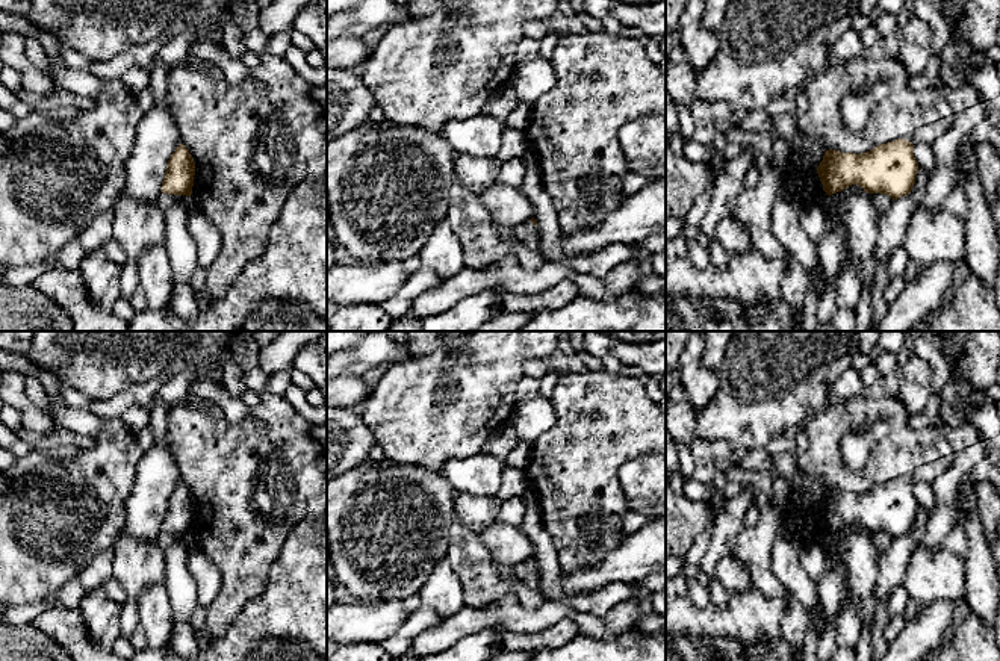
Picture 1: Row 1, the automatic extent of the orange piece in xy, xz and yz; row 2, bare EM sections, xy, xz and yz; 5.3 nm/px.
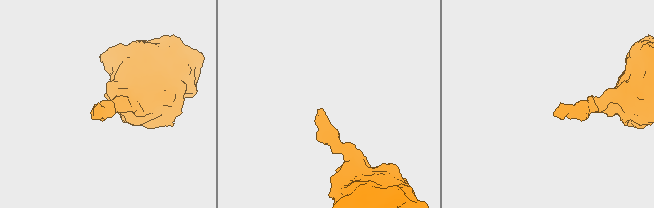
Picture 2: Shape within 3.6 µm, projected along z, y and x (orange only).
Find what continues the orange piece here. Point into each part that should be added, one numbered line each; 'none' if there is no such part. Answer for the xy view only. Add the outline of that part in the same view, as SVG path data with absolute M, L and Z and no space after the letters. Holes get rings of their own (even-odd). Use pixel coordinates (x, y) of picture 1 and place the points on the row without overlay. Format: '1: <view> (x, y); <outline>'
none

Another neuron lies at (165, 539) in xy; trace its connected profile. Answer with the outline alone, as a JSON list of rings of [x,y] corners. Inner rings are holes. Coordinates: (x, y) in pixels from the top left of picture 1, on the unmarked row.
[[[160,532],[157,542],[159,542],[162,551],[165,552],[179,542],[188,543],[188,535],[186,534]]]

